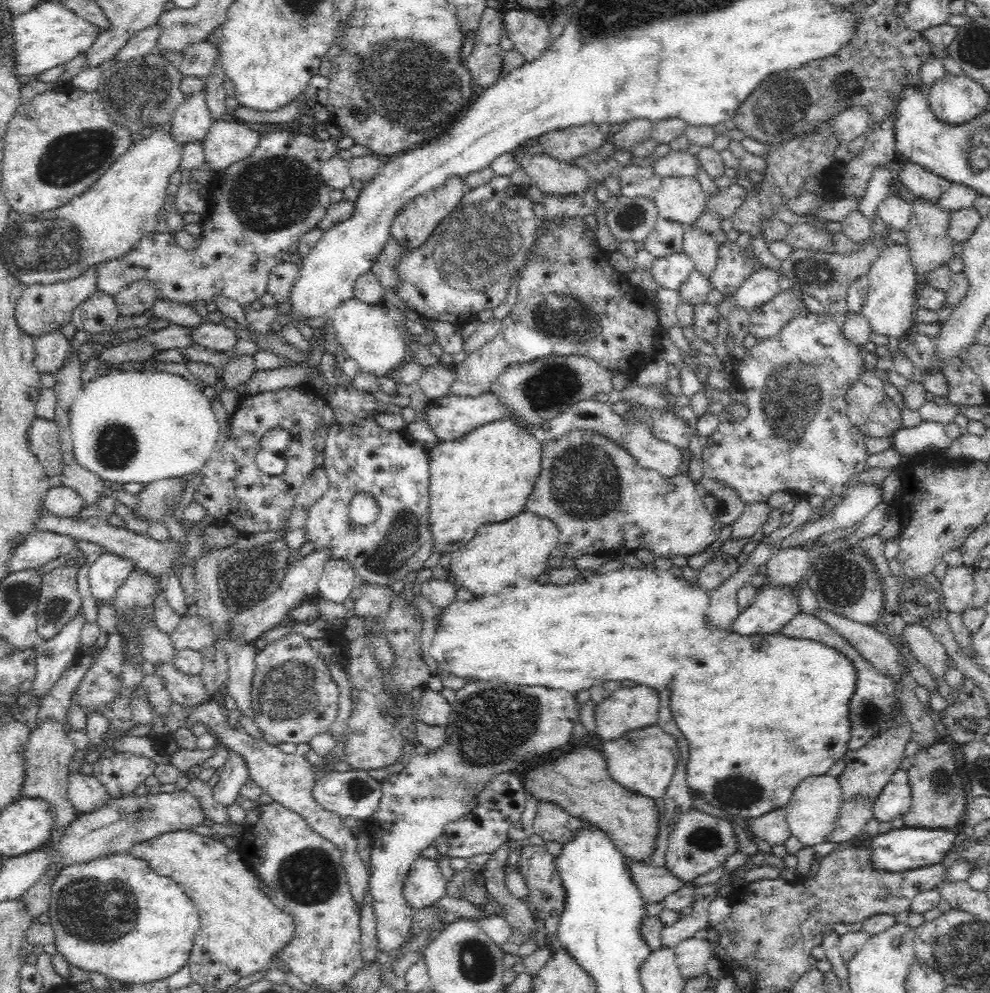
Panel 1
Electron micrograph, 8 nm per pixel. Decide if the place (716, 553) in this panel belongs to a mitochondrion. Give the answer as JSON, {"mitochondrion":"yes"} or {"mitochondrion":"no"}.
{"mitochondrion":"no"}

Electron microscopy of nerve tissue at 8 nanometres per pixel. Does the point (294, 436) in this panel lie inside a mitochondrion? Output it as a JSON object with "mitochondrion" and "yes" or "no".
{"mitochondrion":"no"}

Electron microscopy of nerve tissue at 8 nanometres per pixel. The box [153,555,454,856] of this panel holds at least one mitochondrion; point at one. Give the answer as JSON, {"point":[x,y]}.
{"point":[291,692]}

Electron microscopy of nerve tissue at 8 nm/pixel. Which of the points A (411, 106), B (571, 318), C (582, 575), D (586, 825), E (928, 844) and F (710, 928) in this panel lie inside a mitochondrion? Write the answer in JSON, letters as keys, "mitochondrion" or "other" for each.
{"A":"mitochondrion","B":"mitochondrion","C":"other","D":"other","E":"other","F":"other"}

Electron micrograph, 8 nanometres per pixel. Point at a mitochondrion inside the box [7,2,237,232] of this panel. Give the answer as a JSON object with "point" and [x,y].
{"point":[138,94]}

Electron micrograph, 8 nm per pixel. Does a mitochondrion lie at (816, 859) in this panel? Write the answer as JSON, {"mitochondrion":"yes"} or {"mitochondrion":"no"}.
{"mitochondrion":"no"}

